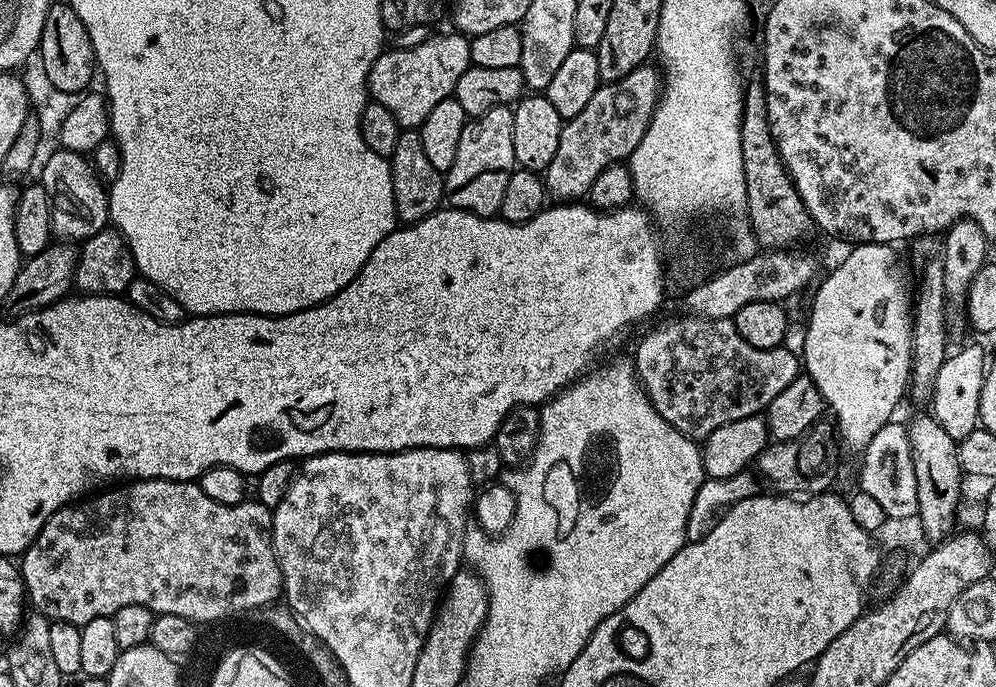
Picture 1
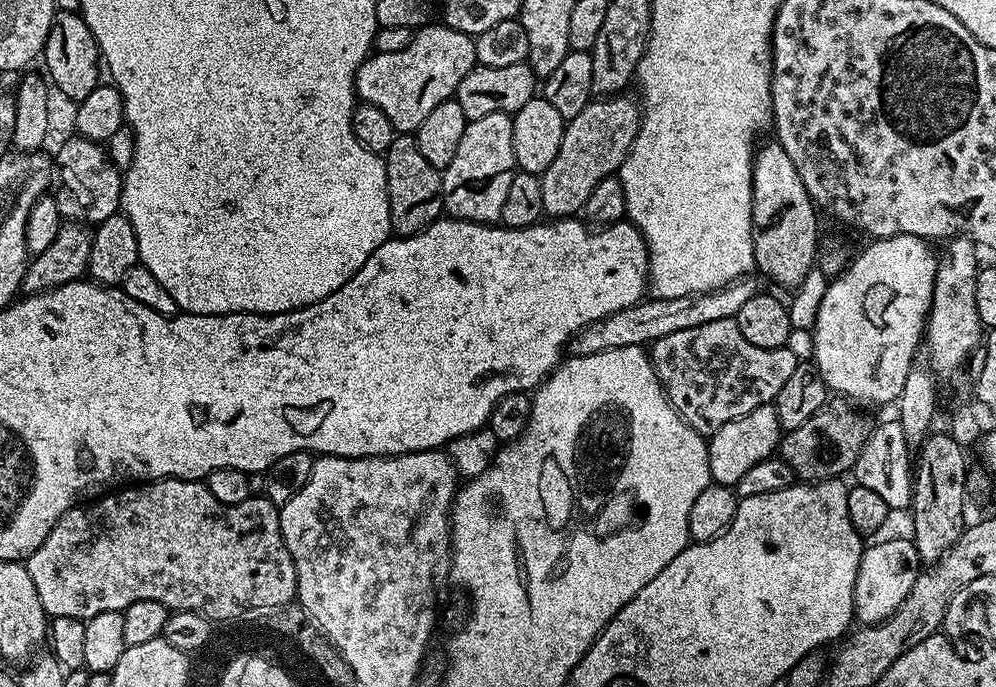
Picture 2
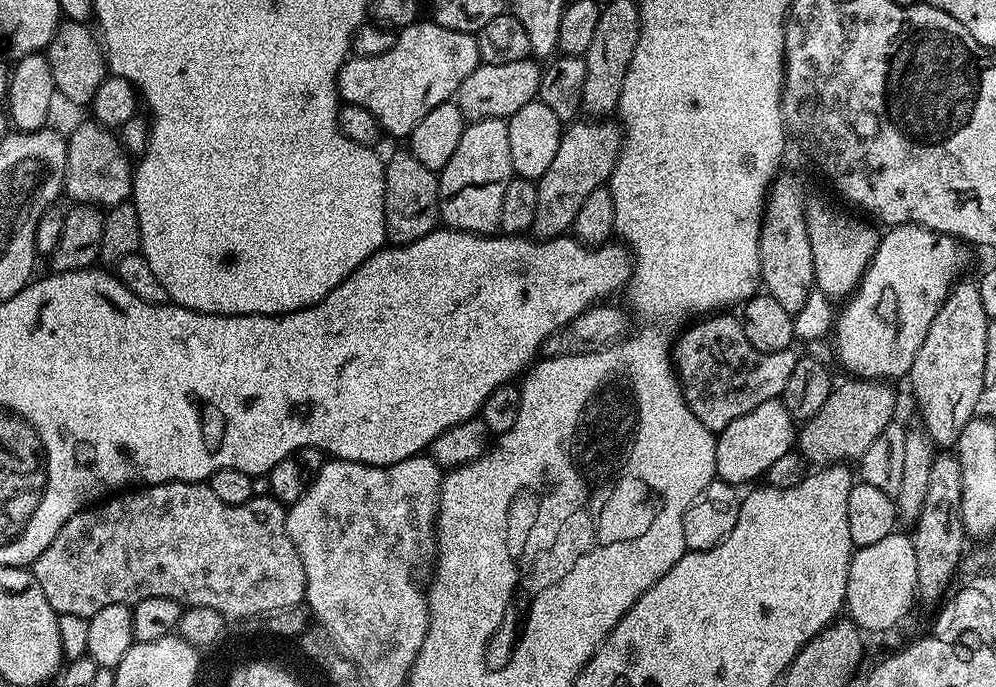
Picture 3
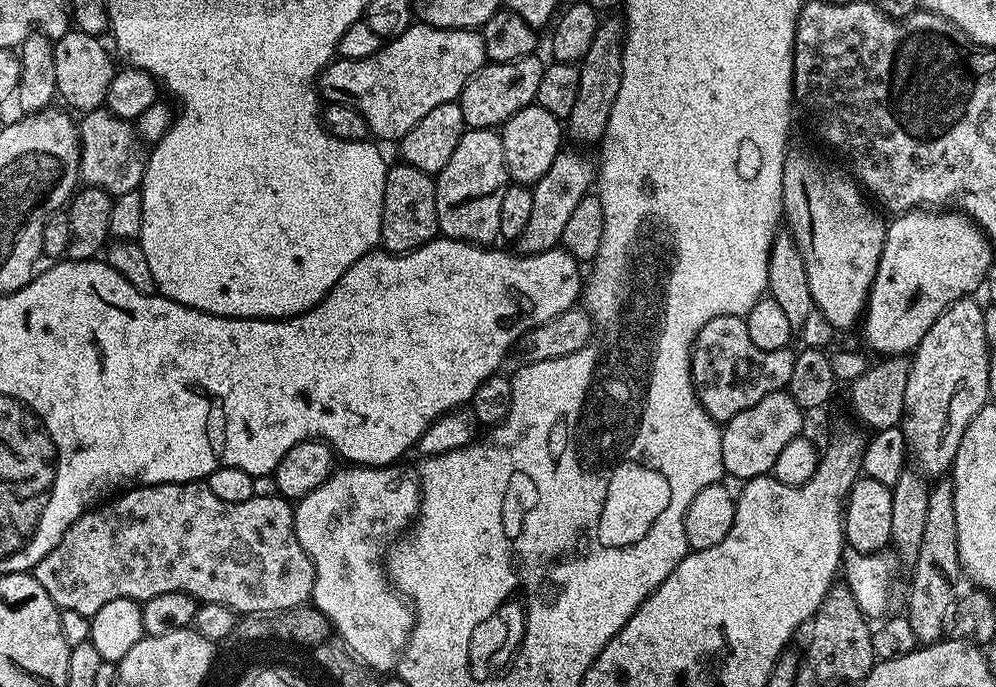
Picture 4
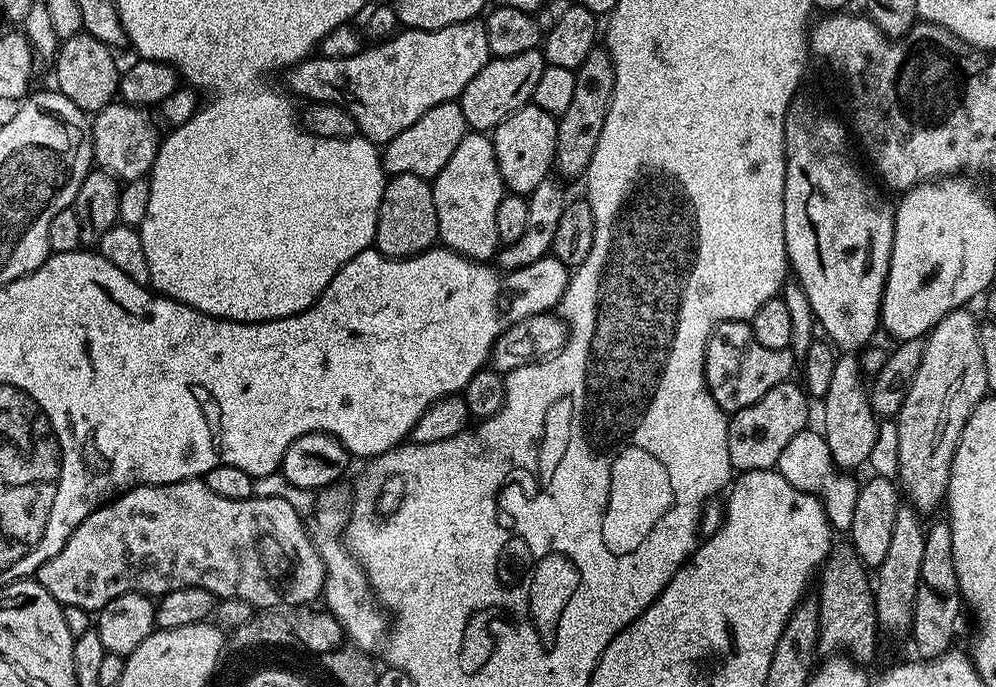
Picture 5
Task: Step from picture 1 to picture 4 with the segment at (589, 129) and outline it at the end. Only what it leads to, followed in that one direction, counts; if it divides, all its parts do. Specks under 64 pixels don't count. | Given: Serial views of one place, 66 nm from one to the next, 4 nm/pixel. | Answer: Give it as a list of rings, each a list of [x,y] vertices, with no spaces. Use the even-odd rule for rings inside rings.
[[[562,150],[550,162],[550,170],[542,174],[537,184],[531,185],[532,209],[530,219],[526,222],[526,230],[514,241],[514,248],[521,256],[542,254],[546,250],[557,247],[562,238],[562,230],[566,230],[566,222],[570,219],[572,211],[582,202],[584,196],[589,195],[594,181],[598,175],[598,164],[595,159],[587,156],[587,151],[568,152]]]

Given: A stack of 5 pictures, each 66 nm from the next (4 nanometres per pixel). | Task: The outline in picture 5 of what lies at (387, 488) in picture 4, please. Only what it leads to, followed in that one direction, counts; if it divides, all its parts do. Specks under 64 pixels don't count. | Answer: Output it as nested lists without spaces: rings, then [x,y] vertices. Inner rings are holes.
[[[328,490],[324,496],[314,504],[314,515],[310,520],[310,535],[315,544],[320,557],[324,562],[324,591],[322,593],[323,603],[327,611],[338,618],[338,622],[343,626],[349,641],[353,640],[355,647],[359,651],[372,654],[376,647],[383,645],[386,640],[386,633],[390,628],[390,620],[385,609],[376,594],[373,592],[364,568],[356,561],[350,549],[346,547],[341,533],[348,526],[350,515],[349,505],[344,504],[340,496],[335,496],[335,491]]]

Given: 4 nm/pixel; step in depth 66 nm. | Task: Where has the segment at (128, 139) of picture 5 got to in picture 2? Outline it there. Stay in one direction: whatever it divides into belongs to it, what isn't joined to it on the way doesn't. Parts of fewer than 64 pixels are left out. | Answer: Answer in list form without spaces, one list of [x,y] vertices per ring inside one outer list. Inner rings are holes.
[[[72,134],[54,155],[54,195],[60,215],[65,221],[95,226],[117,215],[121,211],[121,183],[121,169],[112,165],[112,159],[97,141]]]

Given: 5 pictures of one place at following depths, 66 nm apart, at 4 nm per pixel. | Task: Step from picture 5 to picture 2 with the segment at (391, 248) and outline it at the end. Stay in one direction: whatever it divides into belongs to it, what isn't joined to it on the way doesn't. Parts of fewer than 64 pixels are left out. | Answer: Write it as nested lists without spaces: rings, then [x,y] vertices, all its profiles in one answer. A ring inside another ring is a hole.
[[[397,134],[390,142],[383,157],[388,183],[388,201],[390,202],[390,222],[397,237],[413,236],[422,229],[429,228],[442,216],[442,193],[440,191],[441,169],[426,162],[422,150],[418,150],[415,135]]]

